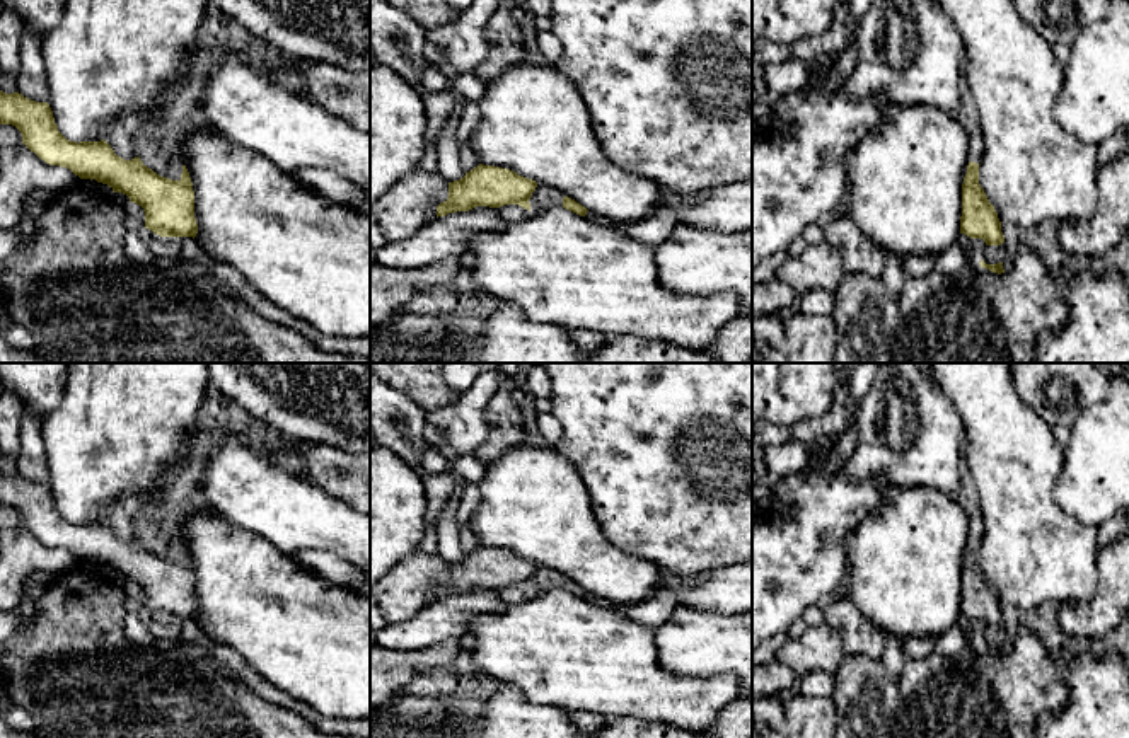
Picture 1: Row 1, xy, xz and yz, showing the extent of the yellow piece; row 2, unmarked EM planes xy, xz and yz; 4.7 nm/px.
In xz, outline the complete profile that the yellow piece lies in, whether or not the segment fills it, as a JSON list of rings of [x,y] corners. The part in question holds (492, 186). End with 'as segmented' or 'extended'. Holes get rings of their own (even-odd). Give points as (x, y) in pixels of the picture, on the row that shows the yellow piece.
[[[479,164],[459,181],[449,182],[449,198],[437,206],[437,216],[455,211],[469,211],[476,206],[500,208],[518,205],[525,210],[566,208],[600,227],[614,227],[607,216],[600,216],[564,193],[532,179],[518,176],[510,169]]]; extended

